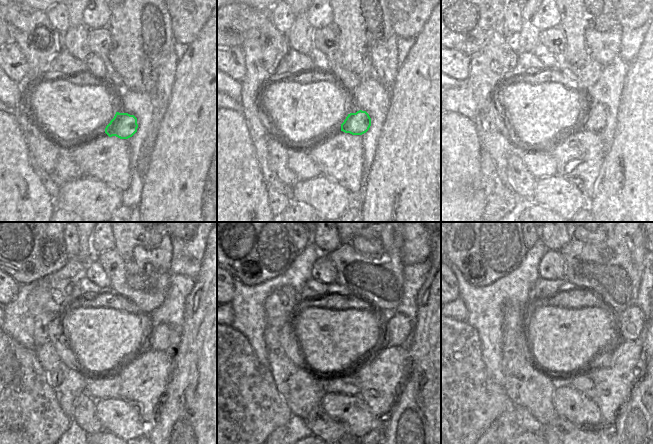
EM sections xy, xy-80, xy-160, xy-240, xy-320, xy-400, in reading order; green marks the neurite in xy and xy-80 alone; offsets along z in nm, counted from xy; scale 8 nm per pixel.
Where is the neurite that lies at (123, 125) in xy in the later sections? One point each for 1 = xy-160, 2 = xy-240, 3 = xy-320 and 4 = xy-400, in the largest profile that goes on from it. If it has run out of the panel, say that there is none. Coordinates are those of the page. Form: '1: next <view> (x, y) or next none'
1: next xy-160 (593, 119)
2: next xy-240 (157, 338)
3: next xy-320 (394, 331)
4: next xy-400 (627, 325)

